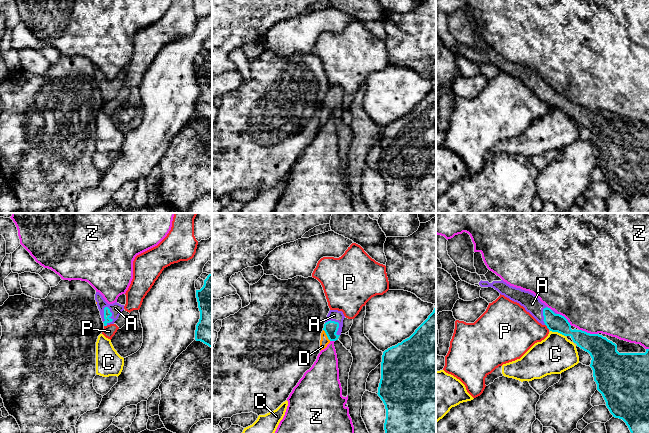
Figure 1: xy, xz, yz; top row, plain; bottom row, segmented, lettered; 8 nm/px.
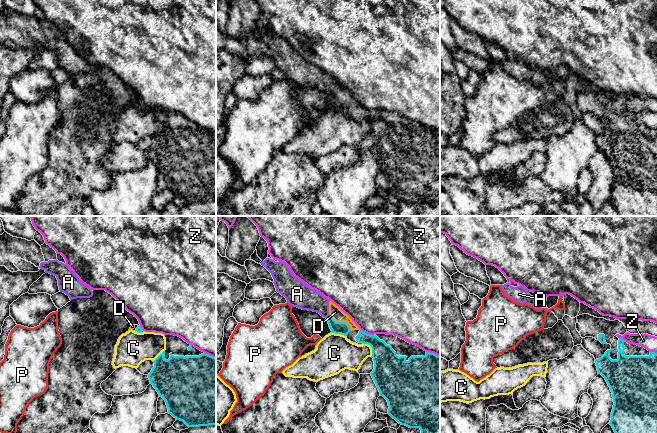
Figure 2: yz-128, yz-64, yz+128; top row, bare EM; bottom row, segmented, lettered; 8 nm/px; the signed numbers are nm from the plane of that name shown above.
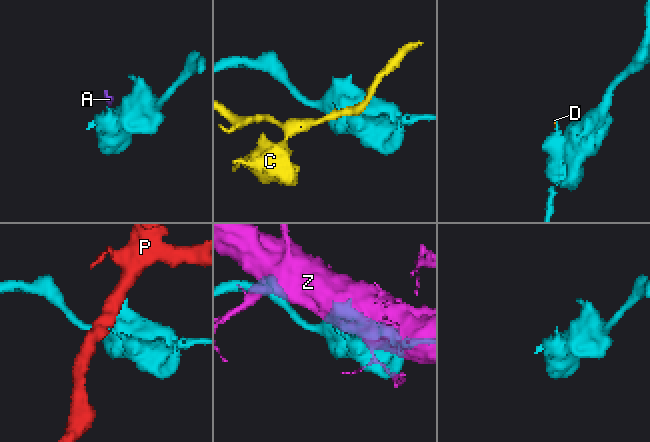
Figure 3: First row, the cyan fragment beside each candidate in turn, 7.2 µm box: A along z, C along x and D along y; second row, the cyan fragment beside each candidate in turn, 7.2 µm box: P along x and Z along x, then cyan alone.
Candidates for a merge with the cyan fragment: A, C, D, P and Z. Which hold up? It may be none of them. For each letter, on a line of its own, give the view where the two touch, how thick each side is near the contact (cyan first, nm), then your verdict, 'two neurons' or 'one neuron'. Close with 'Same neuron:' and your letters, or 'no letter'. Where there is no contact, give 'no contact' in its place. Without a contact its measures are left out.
A: meets cyan in xy; 60 nm thick on the cyan side, 90 nm on the other; two neurons
C: meets cyan in yz; 140 nm thick on the cyan side, 300 nm on the other; two neurons
D: meets cyan in xz; 110 nm thick on the cyan side, 70 nm on the other; two neurons
P: meets cyan in yz; 140 nm thick on the cyan side, 360 nm on the other; two neurons
Z: meets cyan in yz; 220 nm thick on the cyan side, 480 nm on the other; two neurons
Same neuron: no letter

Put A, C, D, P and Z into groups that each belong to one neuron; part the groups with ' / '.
A D / C / P / Z

